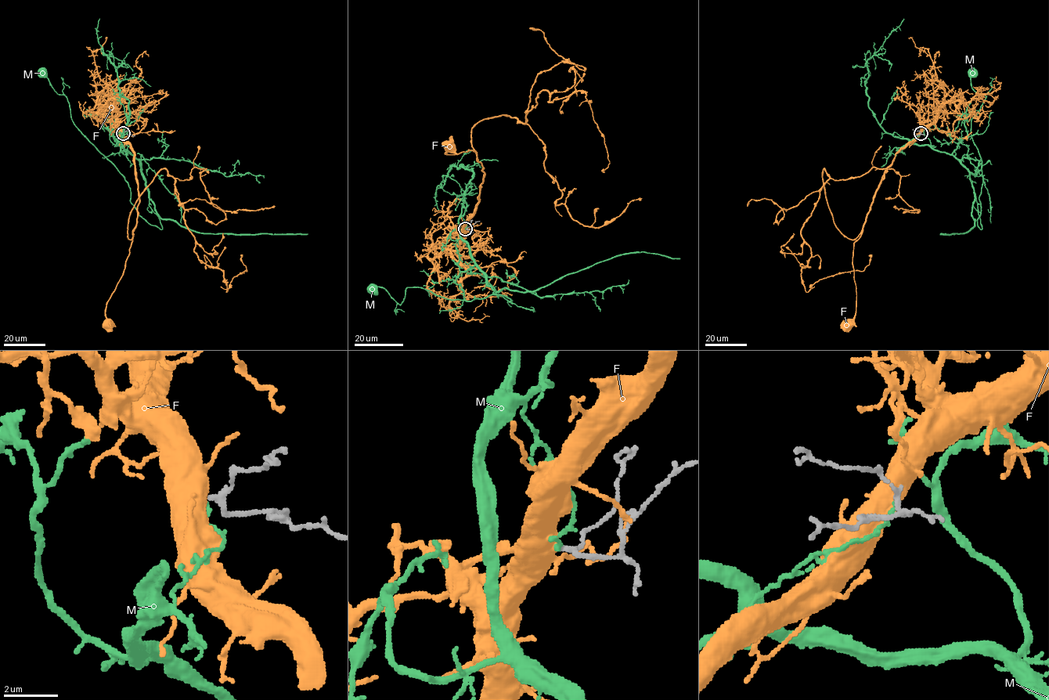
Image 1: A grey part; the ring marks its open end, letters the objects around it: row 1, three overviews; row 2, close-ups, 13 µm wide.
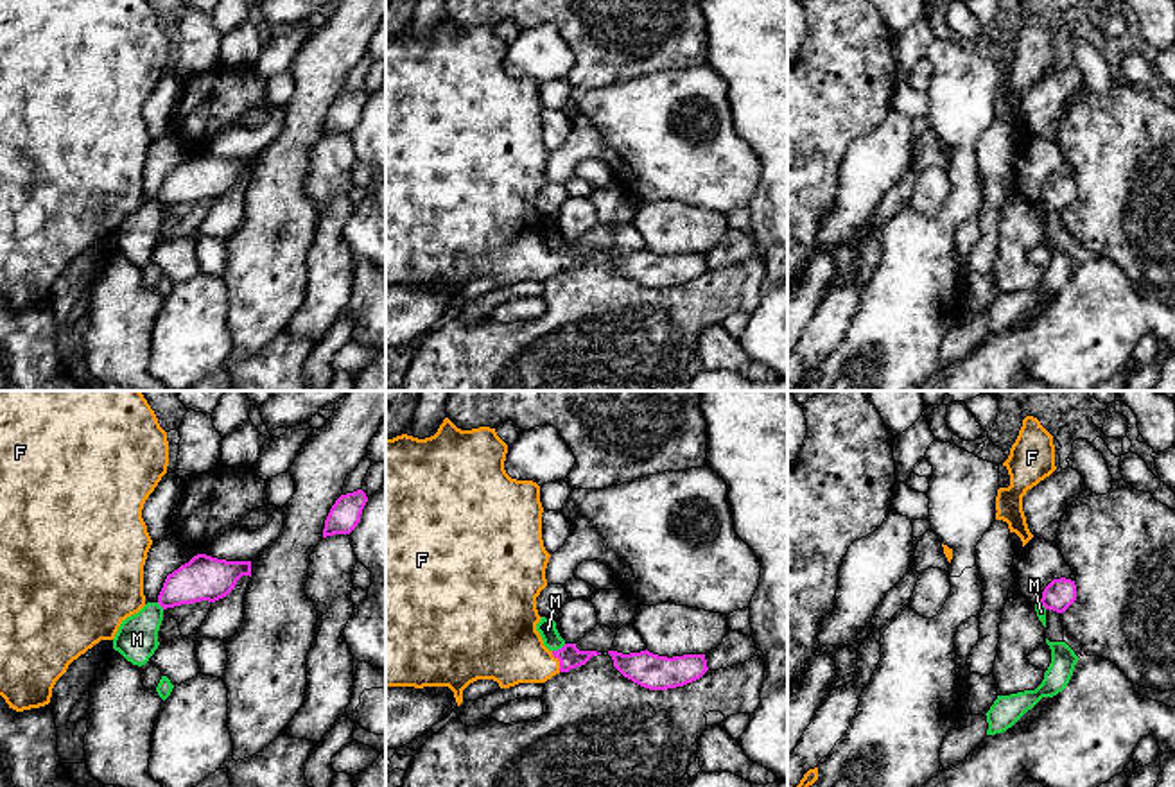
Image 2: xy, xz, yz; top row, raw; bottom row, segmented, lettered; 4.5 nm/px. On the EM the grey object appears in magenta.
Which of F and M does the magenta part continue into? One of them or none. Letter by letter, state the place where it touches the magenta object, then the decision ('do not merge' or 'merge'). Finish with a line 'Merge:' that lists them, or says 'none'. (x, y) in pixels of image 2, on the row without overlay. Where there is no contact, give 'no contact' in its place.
F: xz (560, 260) | merge
M: xz (558, 248) | do not merge
Merge: F

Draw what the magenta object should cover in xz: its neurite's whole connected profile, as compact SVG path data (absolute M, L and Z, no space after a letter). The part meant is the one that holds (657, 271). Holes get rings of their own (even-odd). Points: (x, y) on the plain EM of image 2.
M608 249L614 265L633 281L649 289L667 289L700 278L707 269L705 253L658 255L646 249L622 253Z

